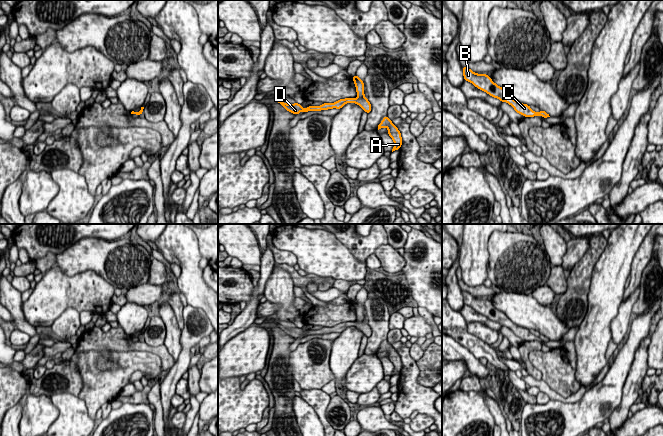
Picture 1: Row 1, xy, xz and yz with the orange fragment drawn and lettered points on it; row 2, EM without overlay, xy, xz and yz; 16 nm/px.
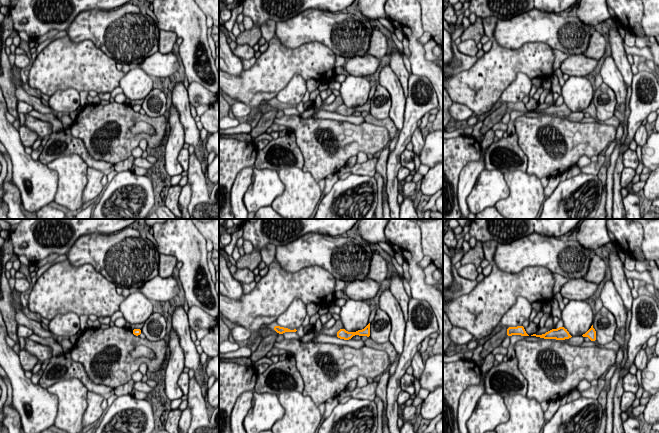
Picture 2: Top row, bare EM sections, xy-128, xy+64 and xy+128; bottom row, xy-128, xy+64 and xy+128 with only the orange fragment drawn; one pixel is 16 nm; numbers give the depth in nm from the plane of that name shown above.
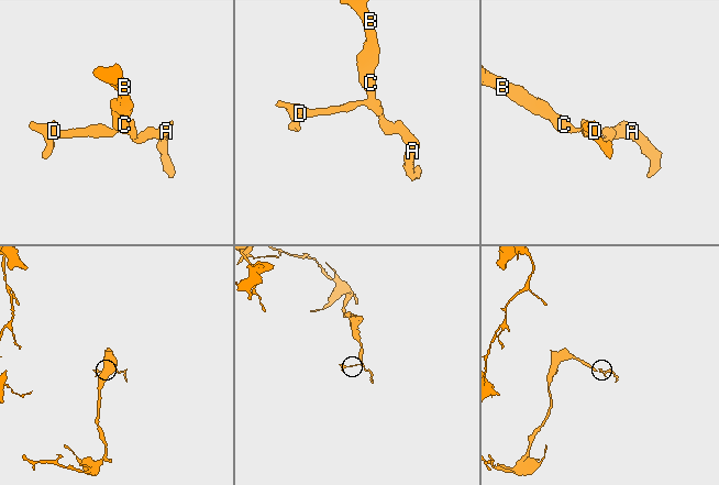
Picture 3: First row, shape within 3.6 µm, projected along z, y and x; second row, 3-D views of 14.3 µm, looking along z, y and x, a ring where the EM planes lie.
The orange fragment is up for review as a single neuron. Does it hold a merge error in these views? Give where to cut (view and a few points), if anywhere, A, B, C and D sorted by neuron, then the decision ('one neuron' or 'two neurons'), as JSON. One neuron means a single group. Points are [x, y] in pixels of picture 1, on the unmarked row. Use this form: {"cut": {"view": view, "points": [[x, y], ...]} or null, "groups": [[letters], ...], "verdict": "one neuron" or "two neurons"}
{"cut": {"view": "xz", "points": [[359, 321], [363, 322]]}, "groups": [["A", "D"], ["B", "C"]], "verdict": "two neurons"}

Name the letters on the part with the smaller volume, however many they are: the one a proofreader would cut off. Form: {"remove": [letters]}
{"remove": ["A", "D"]}

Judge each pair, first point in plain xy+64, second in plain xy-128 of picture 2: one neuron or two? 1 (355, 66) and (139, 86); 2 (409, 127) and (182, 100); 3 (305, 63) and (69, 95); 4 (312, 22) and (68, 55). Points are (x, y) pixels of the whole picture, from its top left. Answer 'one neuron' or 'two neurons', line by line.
1: two neurons
2: two neurons
3: two neurons
4: two neurons

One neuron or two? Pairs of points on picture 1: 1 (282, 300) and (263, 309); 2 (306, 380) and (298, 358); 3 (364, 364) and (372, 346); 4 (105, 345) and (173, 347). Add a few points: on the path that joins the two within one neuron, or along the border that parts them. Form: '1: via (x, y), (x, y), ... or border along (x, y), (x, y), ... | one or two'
1: border along (267, 300), (278, 306), (275, 315) | two
2: via (306, 375), (306, 366), (303, 363) | one
3: border along (364, 353), (376, 355) | two
4: border along (163, 344), (175, 361) | two

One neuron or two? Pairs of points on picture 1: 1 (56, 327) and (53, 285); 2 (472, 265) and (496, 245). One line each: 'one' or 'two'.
1: two
2: two

